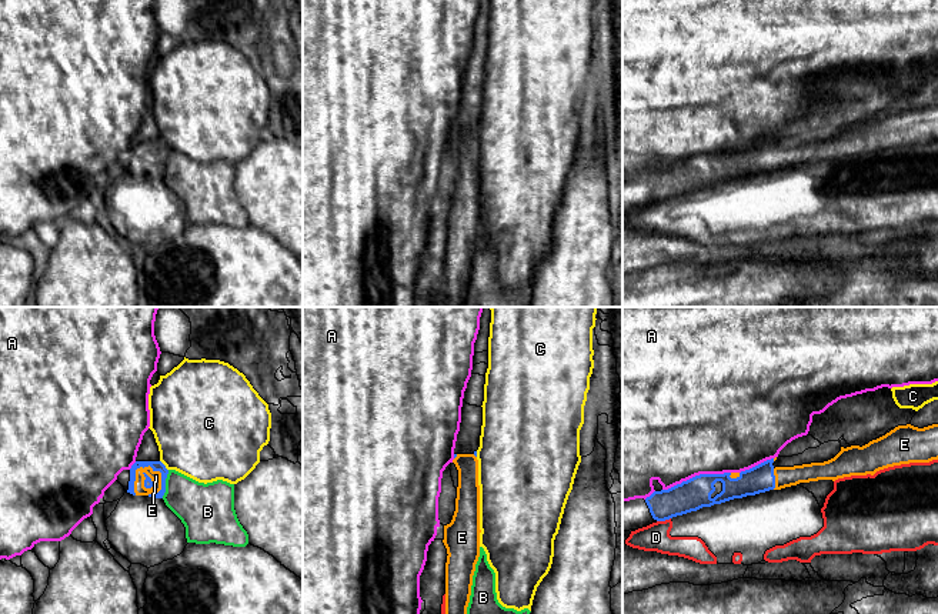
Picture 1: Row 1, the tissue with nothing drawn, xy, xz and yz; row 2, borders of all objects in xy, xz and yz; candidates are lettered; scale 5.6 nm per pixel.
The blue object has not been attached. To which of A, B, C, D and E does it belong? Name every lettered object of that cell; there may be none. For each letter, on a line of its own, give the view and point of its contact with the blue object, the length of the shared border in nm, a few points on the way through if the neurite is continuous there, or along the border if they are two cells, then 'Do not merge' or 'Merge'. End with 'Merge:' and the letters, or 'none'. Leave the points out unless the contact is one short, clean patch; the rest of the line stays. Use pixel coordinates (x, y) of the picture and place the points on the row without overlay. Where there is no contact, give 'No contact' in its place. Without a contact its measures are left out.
A: Touches blue at yz (696, 156). Shared border 400 nm. Do not merge
B: Touches blue at xy (164, 164). Shared border 170 nm. Do not merge
C: Touches blue at xy (164, 146). Shared border 80 nm. Do not merge
D: Touches blue at yz (663, 200). Shared border 80 nm. Boundary: yz (670, 197), (657, 202). Do not merge
E: Touches blue at xy (136, 149). Shared border 200 nm. Merge
Merge: E

